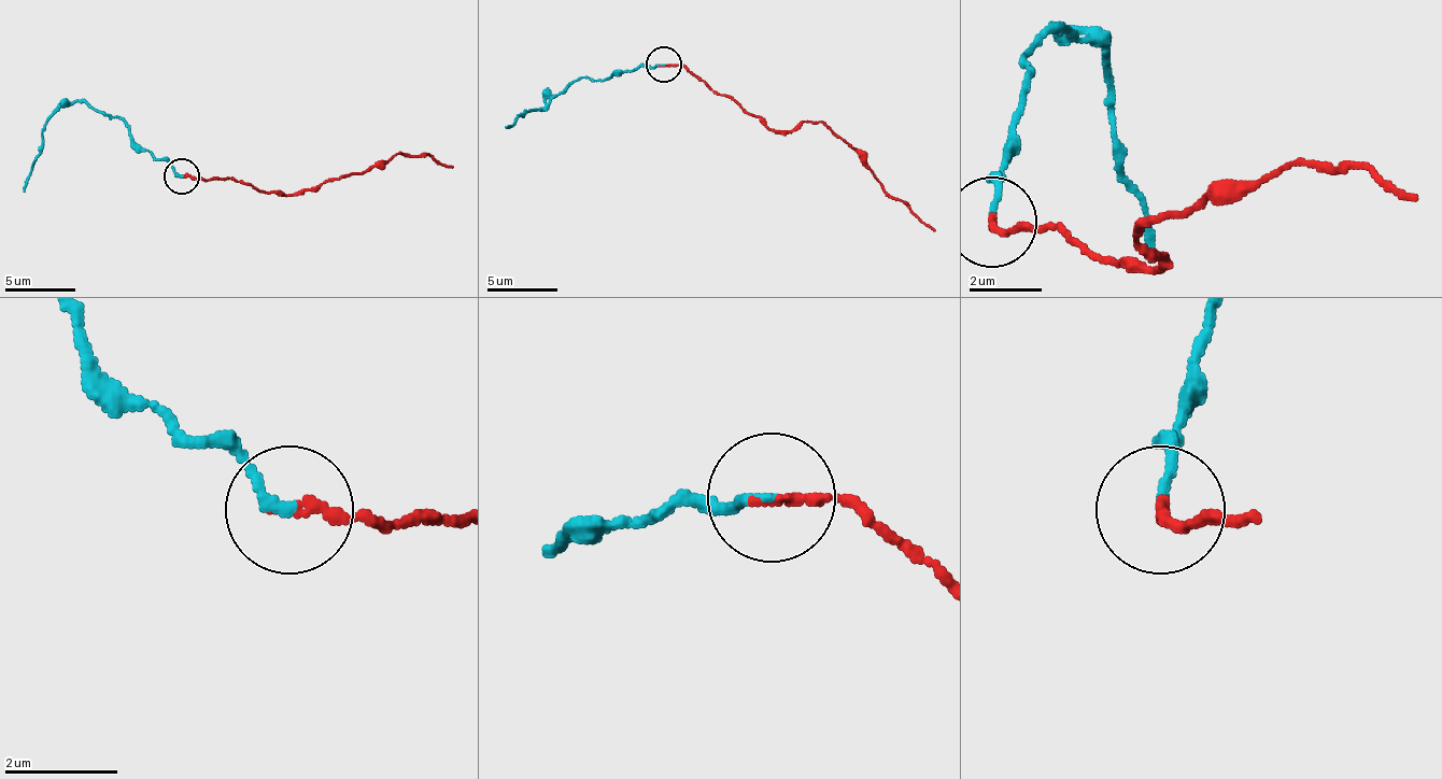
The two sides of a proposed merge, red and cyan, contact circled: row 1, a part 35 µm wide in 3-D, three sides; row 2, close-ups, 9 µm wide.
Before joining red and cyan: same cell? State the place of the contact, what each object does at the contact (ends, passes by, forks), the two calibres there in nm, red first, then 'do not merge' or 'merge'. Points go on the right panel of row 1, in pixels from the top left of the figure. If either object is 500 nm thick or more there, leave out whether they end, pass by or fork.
(991, 222) | red ends | cyan ends | 190/180 nm | merge

